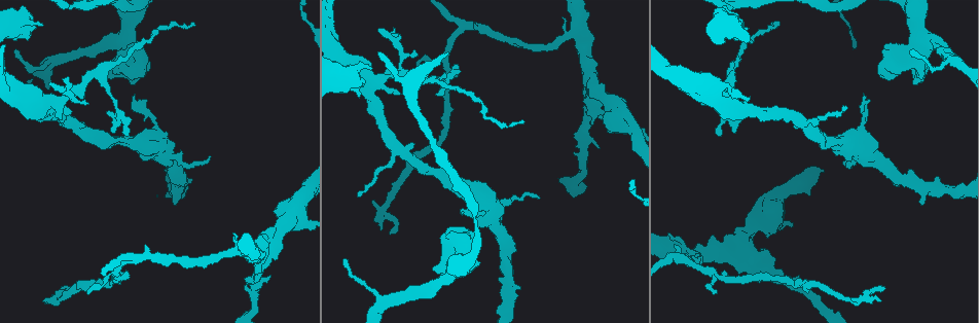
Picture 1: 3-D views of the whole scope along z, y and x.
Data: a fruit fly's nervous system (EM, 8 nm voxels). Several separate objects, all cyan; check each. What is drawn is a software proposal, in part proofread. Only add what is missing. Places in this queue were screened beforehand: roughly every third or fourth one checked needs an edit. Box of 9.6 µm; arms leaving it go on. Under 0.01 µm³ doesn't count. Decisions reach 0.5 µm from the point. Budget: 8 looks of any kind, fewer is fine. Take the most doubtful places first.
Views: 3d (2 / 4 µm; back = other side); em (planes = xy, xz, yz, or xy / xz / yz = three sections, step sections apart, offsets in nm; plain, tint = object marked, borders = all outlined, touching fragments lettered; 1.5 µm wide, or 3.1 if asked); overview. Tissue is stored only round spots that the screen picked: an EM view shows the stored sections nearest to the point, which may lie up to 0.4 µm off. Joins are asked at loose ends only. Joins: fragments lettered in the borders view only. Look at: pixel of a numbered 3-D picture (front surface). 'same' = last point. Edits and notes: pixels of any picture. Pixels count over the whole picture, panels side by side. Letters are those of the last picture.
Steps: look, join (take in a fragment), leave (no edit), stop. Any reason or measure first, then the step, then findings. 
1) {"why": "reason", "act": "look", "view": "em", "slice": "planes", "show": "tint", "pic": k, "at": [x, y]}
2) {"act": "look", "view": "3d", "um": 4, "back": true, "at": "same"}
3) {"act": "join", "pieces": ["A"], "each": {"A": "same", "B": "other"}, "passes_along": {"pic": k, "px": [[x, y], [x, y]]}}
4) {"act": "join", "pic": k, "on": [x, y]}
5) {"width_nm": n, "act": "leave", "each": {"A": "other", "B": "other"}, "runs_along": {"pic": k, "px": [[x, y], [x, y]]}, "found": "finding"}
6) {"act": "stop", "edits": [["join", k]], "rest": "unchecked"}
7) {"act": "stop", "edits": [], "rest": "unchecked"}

{"why": "thick end", "act": "look", "view": "em", "slice": "planes", "show": "borders", "pic": 1, "at": [372, 68]}

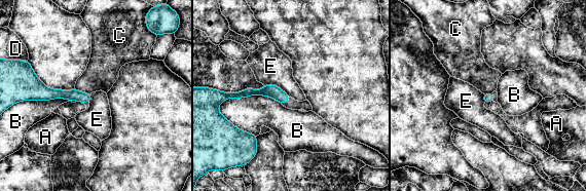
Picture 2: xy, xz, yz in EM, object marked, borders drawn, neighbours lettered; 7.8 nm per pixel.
{"longest_contact_nm": ["B", 480], "act": "leave", "each": {"A": "other", "B": "other", "C": "other", "D": "other", "E": "other"}, "runs_along": {"pic": 2, "px": [[32, 92], [76, 94], [88, 99]]}, "found": "none of them fits"}

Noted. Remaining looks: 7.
{"why": "an open end", "act": "look", "view": "3d", "um": 4, "back": true, "pic": 1, "at": [381, 228]}

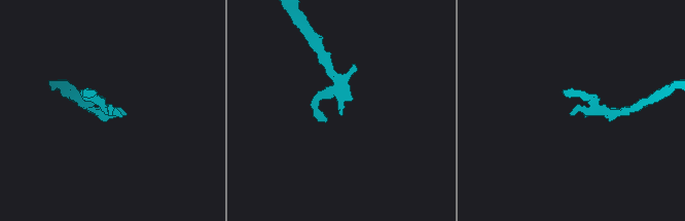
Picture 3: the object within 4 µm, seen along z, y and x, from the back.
{"act": "look", "view": "em", "slice": "planes", "show": "plain", "pic": 3, "at": [110, 112]}

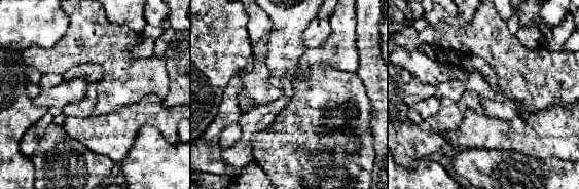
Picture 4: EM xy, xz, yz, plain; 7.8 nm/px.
{"why": "what lies round it", "act": "look", "view": "em", "slice": "planes", "show": "borders", "at": "same"}

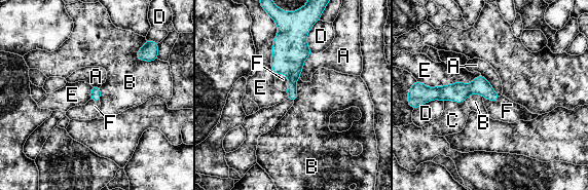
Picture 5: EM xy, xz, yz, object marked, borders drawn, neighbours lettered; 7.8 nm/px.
{"act": "join", "pieces": ["F"], "each": {"A": "other", "B": "other", "C": "other", "D": "other", "E": "other", "F": "same"}, "passes_along": {"pic": 5, "px": [[290, 49], [288, 79], [281, 79]]}, "found": "the neuron continues"}

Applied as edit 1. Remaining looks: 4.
{"why": "an open end", "act": "look", "view": "3d", "um": 2, "pic": 1, "at": [437, 93]}

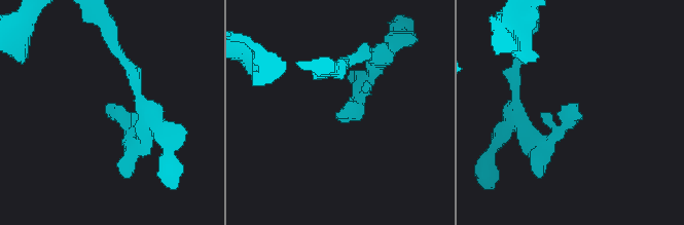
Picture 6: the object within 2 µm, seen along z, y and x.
{"why": "now the EM", "act": "look", "view": "em", "slice": "xy", "step": 4, "show": "tint", "pic": 6, "at": [107, 107]}

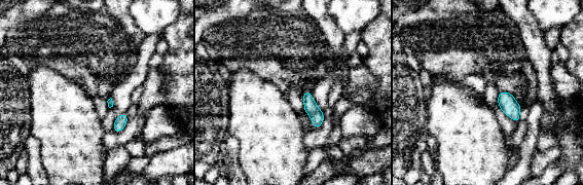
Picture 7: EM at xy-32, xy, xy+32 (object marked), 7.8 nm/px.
{"why": "cut it another way", "act": "look", "view": "em", "slice": "planes", "show": "borders", "at": "same"}

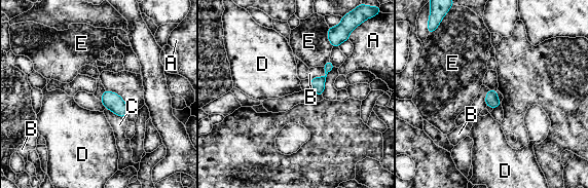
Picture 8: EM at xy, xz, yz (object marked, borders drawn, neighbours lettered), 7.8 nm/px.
{"act": "leave", "each": {"A": "other", "B": "other", "C": "other", "D": "other", "E": "other"}, "border": {"pic": 8, "px": [[326, 32], [326, 37], [332, 47]]}, "found": "no lettered fragment goes on from it"}

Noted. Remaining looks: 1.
{"act": "stop", "edits": [["join", 5]], "rest": "unchecked"}

